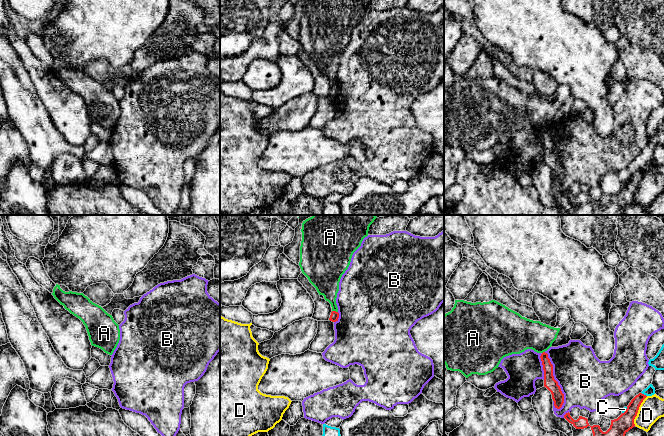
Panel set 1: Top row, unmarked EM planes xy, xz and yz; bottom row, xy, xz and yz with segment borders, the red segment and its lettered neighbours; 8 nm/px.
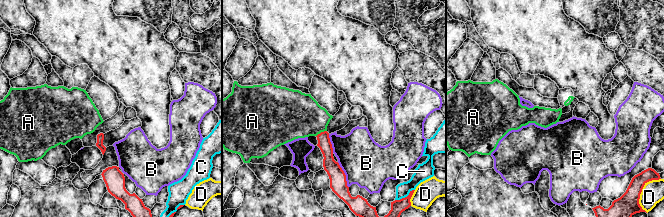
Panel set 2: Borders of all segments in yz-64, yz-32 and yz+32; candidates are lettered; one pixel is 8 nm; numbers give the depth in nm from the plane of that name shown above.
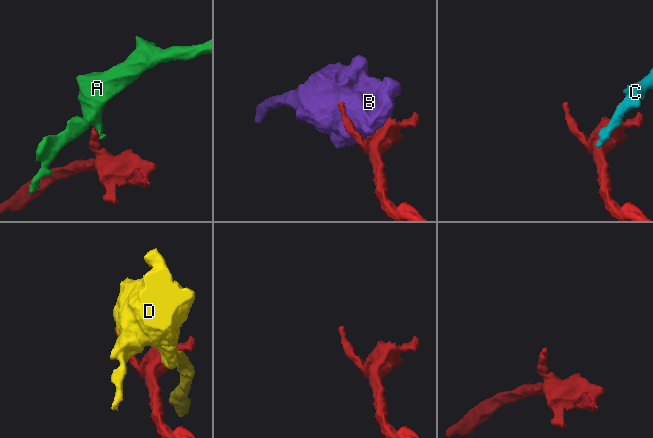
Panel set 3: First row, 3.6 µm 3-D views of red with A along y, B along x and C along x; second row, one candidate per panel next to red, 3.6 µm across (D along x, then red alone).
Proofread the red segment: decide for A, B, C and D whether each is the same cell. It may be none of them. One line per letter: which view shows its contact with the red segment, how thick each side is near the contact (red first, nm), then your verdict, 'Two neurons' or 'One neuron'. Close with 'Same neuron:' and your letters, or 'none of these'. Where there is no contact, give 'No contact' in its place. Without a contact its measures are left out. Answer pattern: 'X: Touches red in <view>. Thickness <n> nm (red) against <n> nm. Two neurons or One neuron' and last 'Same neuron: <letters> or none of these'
A: Touches red in xz. Thickness 70 nm (red) against 200 nm. Two neurons
B: Touches red in yz. Thickness 100 nm (red) against 400 nm. Two neurons
C: Touches red in yz. Thickness 130 nm (red) against 80 nm. Two neurons
D: Touches red in yz. Thickness 140 nm (red) against 190 nm. Two neurons
Same neuron: none of these

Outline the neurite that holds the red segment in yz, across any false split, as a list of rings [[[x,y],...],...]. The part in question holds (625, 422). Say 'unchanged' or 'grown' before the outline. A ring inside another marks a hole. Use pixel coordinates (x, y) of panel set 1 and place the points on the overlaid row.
unchanged | [[[642,393],[636,395],[627,406],[626,411],[617,419],[611,420],[610,428],[606,432],[603,432],[599,425],[590,426],[593,436],[625,436],[630,429],[635,427],[634,419],[646,397]]]

